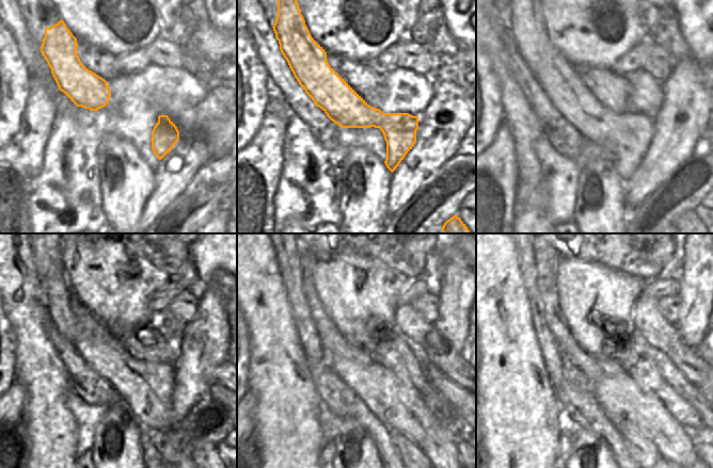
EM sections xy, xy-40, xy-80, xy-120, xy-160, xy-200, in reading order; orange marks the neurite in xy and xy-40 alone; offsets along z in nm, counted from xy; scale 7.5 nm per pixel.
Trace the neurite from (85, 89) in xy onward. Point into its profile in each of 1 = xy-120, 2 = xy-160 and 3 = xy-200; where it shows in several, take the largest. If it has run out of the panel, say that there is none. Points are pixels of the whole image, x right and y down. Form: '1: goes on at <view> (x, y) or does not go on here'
1: goes on at xy-120 (146, 386)
2: goes on at xy-160 (389, 394)
3: goes on at xy-200 (616, 390)

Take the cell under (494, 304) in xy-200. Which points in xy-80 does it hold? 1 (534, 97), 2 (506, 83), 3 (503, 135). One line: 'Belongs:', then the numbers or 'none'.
Belongs: 2

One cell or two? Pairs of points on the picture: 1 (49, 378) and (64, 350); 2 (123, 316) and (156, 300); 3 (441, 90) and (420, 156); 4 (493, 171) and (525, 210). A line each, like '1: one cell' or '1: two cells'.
1: two cells
2: two cells
3: one cell
4: two cells

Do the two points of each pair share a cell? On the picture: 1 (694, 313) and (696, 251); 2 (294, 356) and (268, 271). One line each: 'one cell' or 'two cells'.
1: one cell
2: one cell

